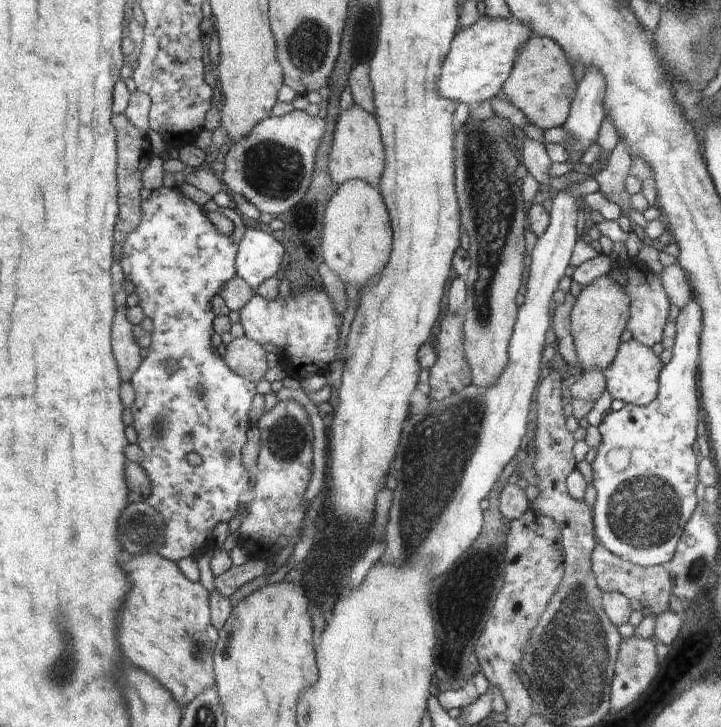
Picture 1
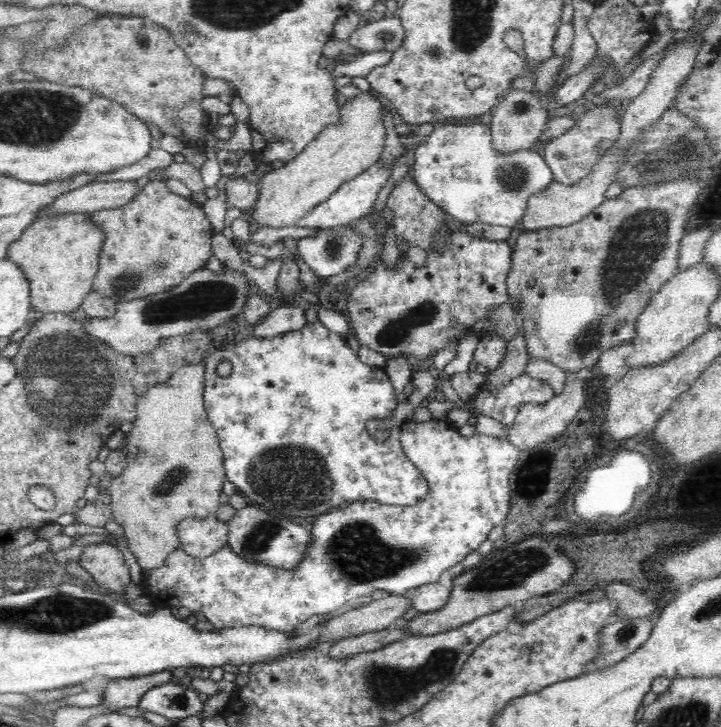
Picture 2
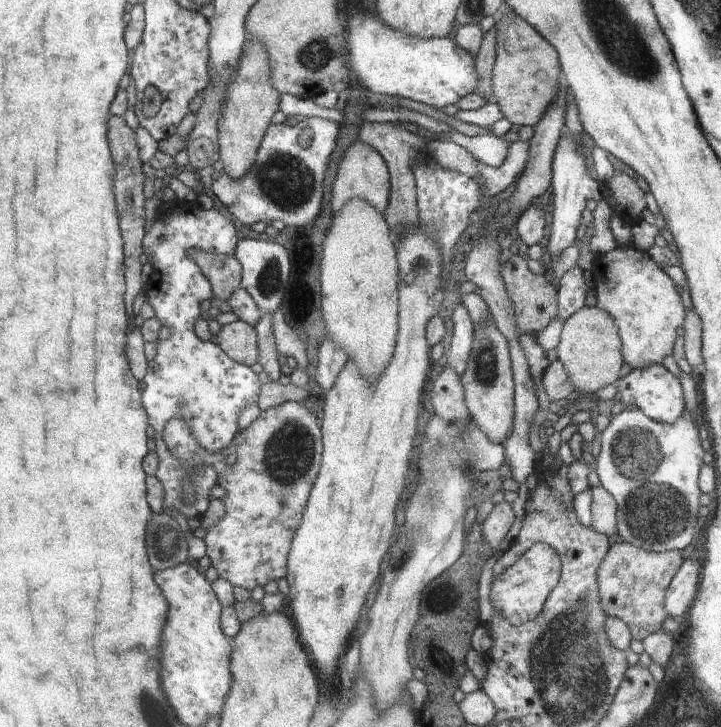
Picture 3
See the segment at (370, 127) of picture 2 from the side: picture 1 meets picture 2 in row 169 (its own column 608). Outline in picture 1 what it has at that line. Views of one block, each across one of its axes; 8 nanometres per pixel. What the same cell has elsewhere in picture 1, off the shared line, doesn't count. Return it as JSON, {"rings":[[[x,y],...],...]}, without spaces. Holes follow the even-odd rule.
{"rings":[[[611,273],[598,276],[592,284],[584,286],[577,296],[577,302],[572,310],[572,328],[570,332],[574,340],[576,354],[580,360],[582,371],[606,370],[617,357],[620,346],[620,336],[624,334],[626,320],[628,320],[628,306],[630,306],[629,292],[622,290],[610,278]]]}

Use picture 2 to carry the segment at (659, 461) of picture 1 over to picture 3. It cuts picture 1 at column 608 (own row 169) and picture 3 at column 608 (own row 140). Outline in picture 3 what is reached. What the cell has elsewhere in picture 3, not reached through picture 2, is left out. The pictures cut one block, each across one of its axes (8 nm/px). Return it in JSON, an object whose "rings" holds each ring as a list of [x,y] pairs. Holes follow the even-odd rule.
{"rings":[[[624,408],[619,414],[612,415],[608,426],[603,430],[601,434],[601,451],[596,458],[596,474],[600,478],[602,487],[604,487],[617,502],[617,536],[622,538],[624,543],[640,547],[647,551],[681,551],[692,542],[694,538],[694,530],[696,530],[696,518],[698,518],[698,508],[700,508],[700,489],[698,485],[700,480],[698,478],[698,472],[701,472],[700,466],[702,466],[702,446],[700,446],[700,438],[696,434],[696,424],[694,424],[694,418],[690,414],[690,410],[684,409],[683,413],[673,420],[671,423],[665,423],[651,419],[649,415],[642,412],[638,408]]]}

